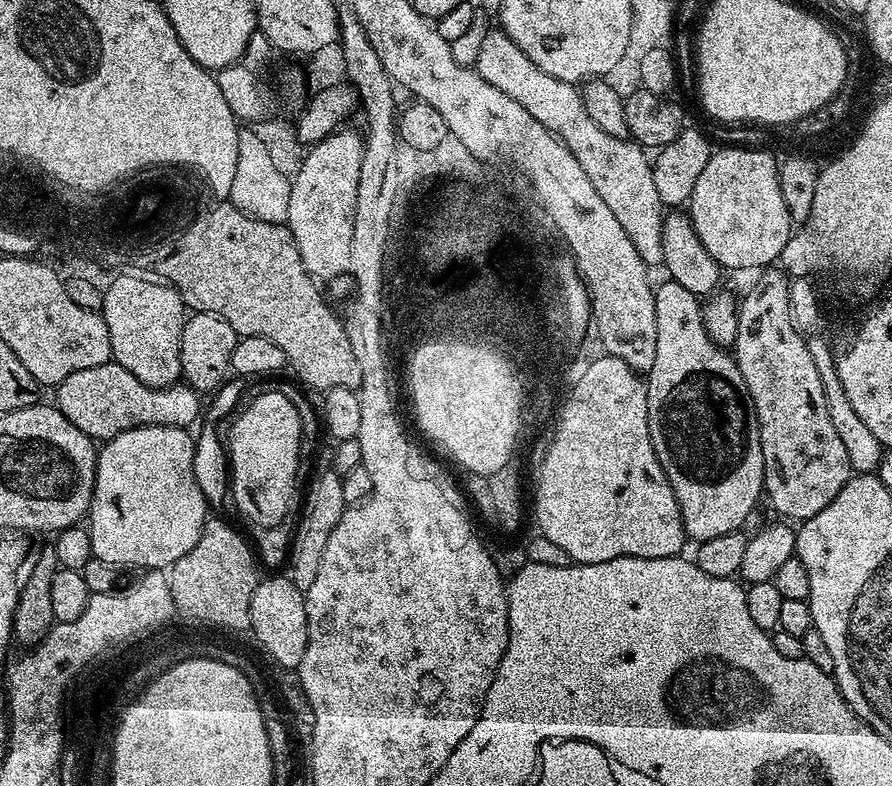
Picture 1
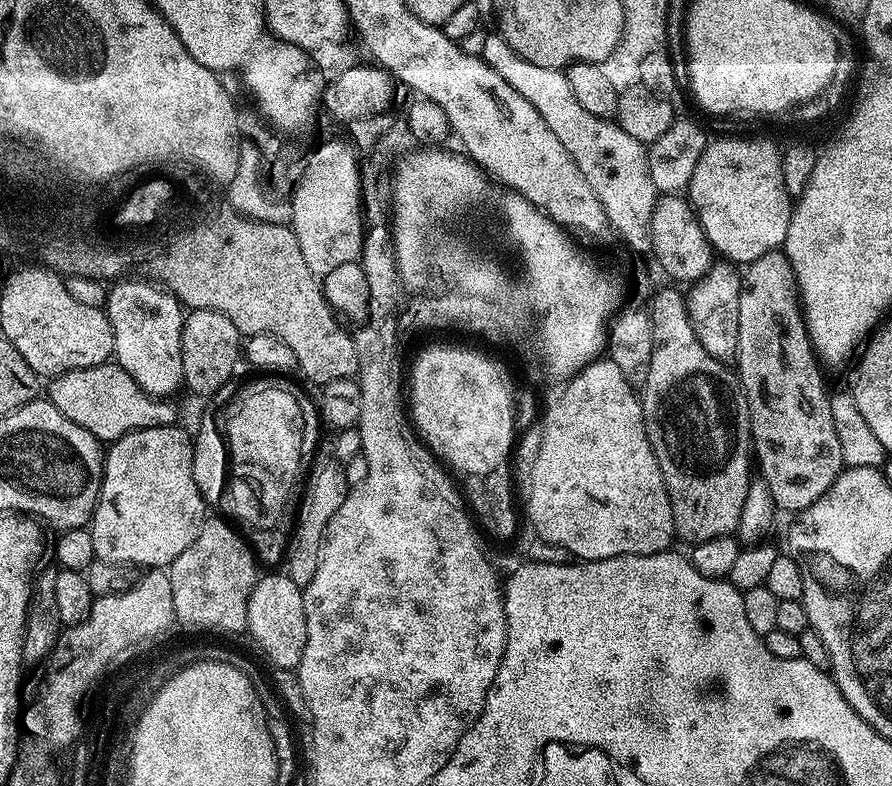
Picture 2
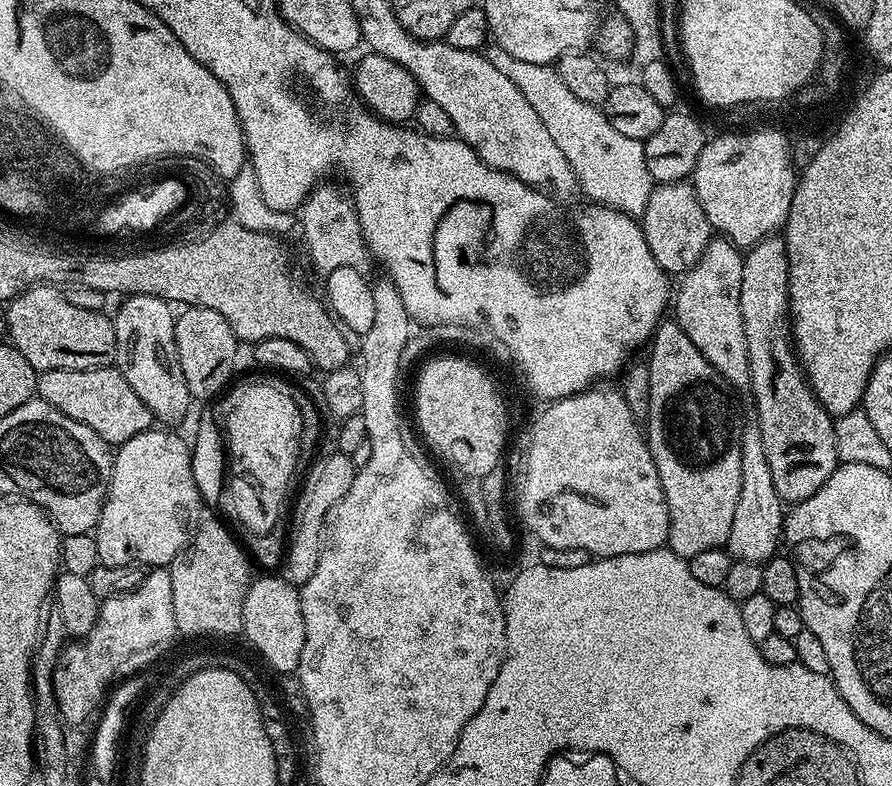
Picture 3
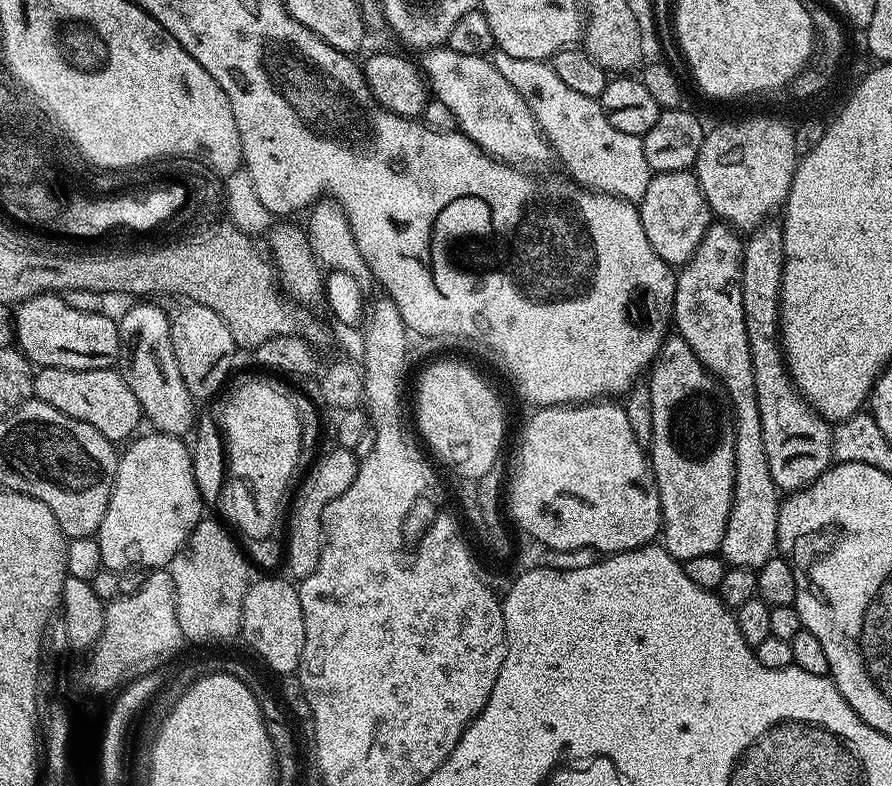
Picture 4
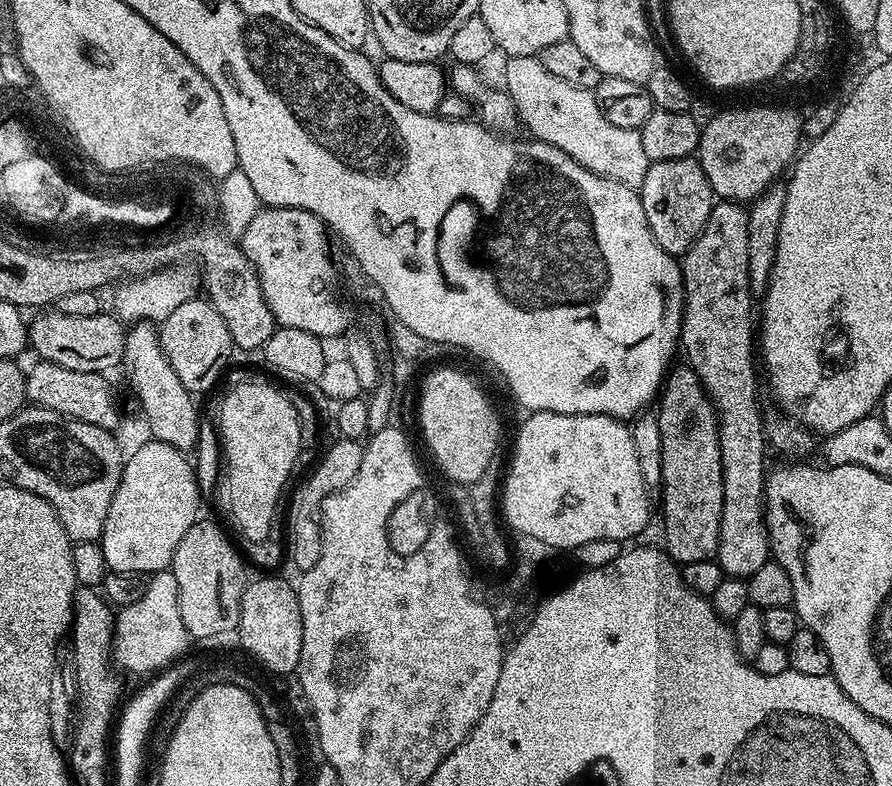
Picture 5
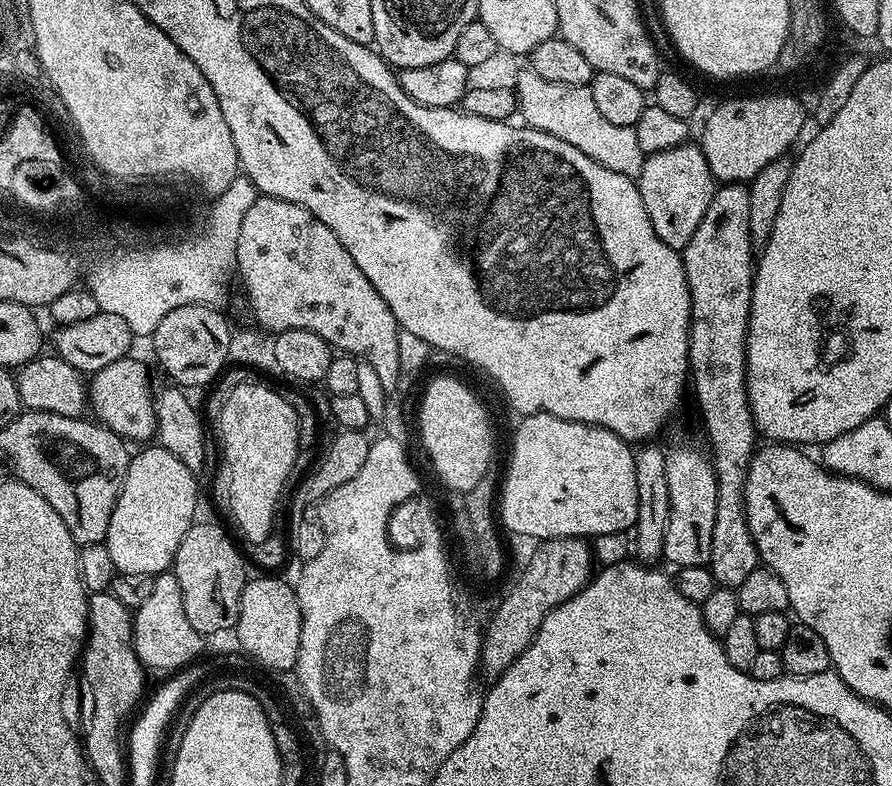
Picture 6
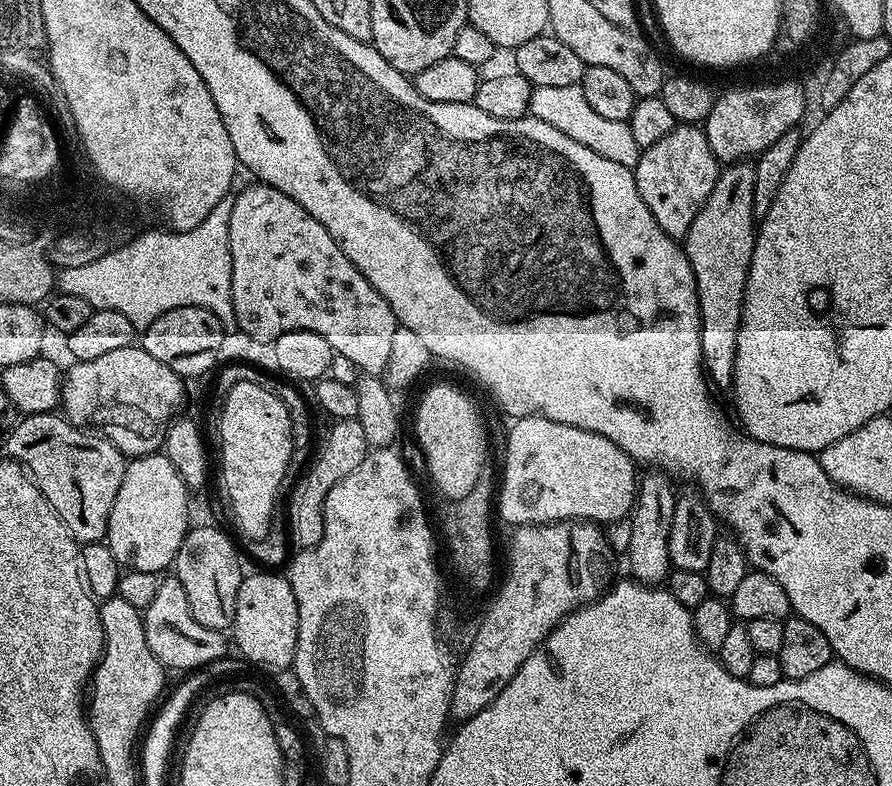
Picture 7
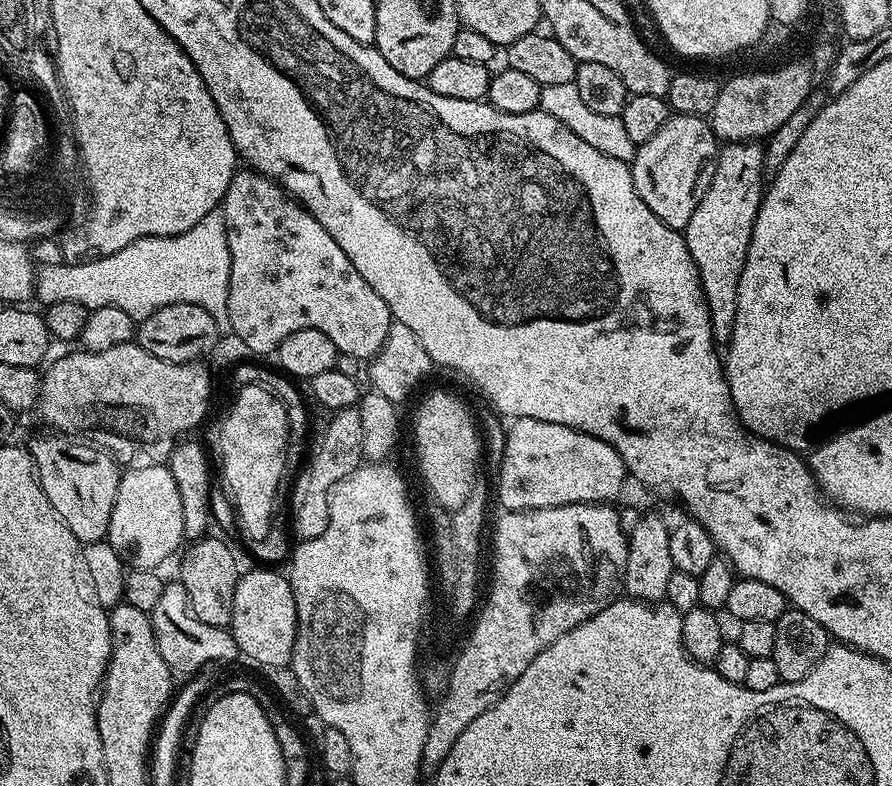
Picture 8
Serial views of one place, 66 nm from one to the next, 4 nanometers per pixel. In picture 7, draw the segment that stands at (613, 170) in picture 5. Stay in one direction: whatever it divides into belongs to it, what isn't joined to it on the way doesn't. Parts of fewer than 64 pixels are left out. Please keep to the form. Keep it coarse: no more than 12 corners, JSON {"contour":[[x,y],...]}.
{"contour":[[579,84],[533,88],[528,110],[635,169],[628,121],[601,118]]}

